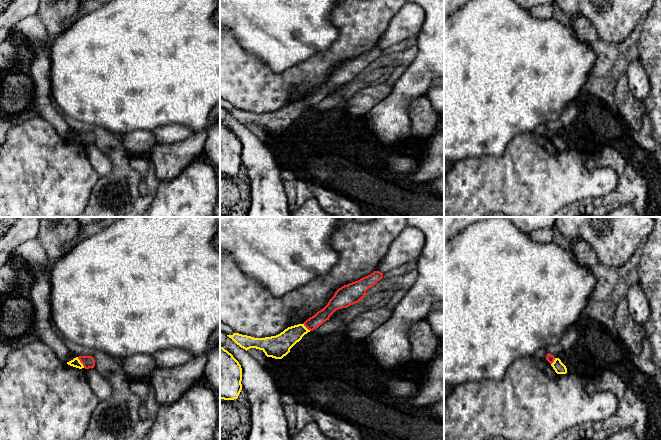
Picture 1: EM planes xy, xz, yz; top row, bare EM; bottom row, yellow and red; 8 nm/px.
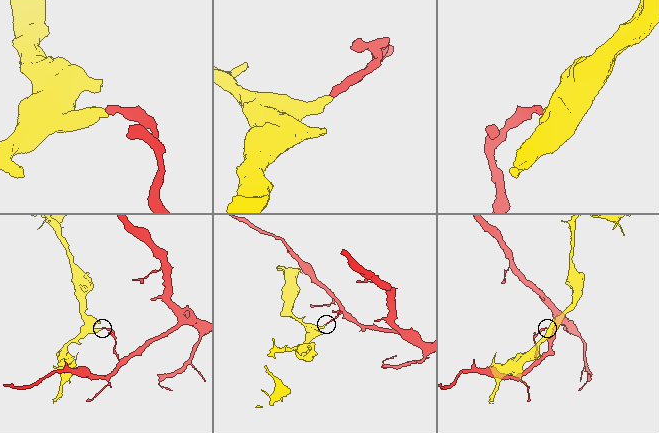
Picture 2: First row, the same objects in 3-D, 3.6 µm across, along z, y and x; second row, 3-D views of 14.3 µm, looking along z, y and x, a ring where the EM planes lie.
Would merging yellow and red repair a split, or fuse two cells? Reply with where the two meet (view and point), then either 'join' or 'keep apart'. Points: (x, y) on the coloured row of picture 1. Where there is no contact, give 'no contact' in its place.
contact xy (80, 362); keep apart

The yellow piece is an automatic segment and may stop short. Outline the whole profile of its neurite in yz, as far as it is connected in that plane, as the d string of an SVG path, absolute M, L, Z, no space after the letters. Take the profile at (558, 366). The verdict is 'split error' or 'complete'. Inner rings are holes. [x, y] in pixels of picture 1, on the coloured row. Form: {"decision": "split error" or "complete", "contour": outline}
{"decision": "complete", "contour": "M555 358L554 362L551 364L553 369L557 374L566 374L567 368L566 366L561 362L559 358Z"}

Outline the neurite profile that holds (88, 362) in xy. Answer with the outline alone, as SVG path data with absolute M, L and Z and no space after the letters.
M79 356L78 359L85 369L94 368L95 366L95 360L92 356Z

